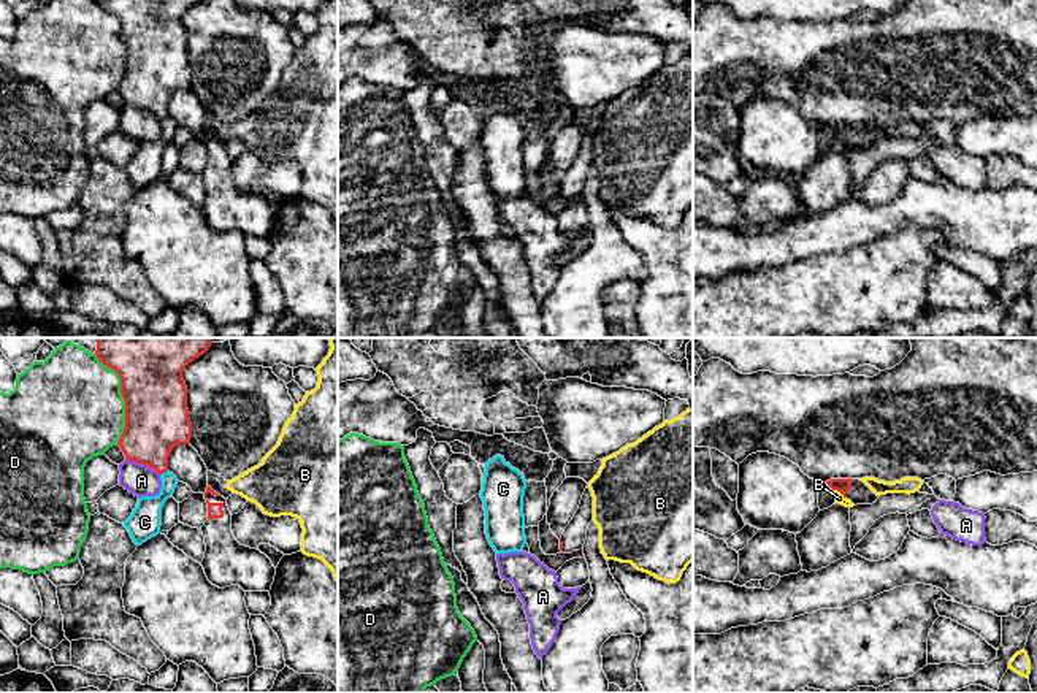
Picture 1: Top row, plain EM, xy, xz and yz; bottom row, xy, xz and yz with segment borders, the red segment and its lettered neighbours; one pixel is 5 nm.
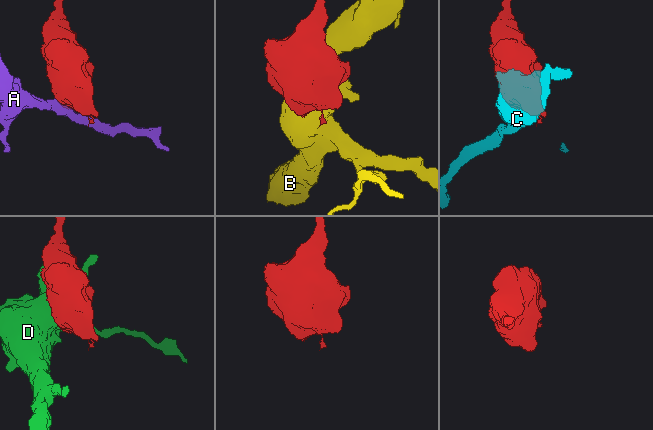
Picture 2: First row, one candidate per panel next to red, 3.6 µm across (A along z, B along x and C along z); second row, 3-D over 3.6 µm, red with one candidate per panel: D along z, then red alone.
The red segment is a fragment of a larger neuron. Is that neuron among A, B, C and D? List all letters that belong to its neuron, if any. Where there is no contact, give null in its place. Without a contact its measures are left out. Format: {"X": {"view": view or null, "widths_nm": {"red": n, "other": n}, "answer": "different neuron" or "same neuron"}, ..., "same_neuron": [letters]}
{"A": {"view": "xy", "widths_nm": {"red": 320, "other": 160}, "answer": "different neuron"}, "B": {"view": "yz", "widths_nm": {"red": 70, "other": 50}, "answer": "different neuron"}, "C": {"view": "xy", "widths_nm": {"red": 300, "other": 160}, "answer": "different neuron"}, "D": {"view": "xy", "widths_nm": {"red": 380, "other": 500}, "answer": "different neuron"}, "same_neuron": []}

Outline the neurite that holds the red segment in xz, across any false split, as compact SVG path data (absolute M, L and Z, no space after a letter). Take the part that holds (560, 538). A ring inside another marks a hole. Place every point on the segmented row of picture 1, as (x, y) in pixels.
M587 485L579 509L576 511L572 520L564 528L560 538L561 553L572 553L584 549L587 530L591 520L593 520L593 496Z

